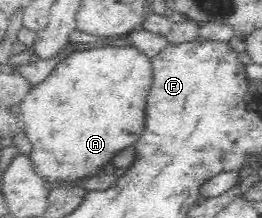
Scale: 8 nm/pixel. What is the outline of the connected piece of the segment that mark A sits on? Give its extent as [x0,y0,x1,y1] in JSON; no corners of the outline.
[19,46,153,187]

